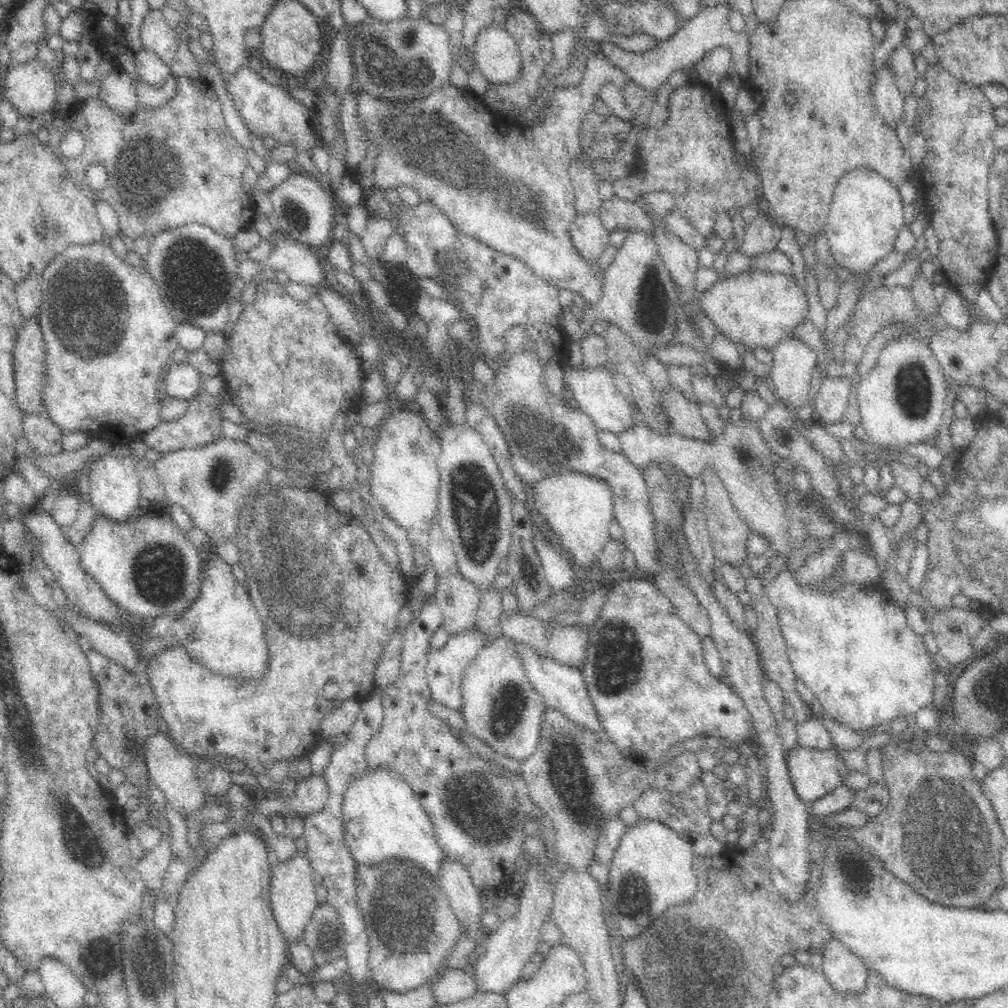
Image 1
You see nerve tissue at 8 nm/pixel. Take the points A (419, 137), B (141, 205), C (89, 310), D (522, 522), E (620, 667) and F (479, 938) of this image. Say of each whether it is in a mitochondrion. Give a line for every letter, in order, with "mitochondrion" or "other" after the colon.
A: mitochondrion
B: mitochondrion
C: mitochondrion
D: other
E: mitochondrion
F: other

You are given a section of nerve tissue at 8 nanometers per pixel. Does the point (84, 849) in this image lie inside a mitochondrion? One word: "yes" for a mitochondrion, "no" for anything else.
yes

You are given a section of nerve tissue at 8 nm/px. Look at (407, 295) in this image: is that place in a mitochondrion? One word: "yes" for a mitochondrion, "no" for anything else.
no

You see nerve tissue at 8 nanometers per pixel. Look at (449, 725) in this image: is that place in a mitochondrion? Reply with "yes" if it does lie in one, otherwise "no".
no

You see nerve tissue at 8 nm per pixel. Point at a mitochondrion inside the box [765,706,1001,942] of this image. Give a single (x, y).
(938, 822)

